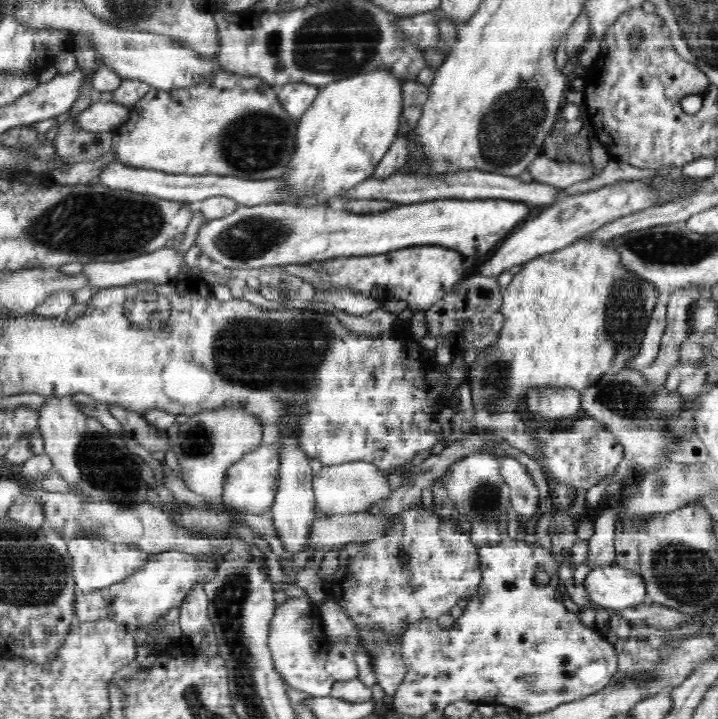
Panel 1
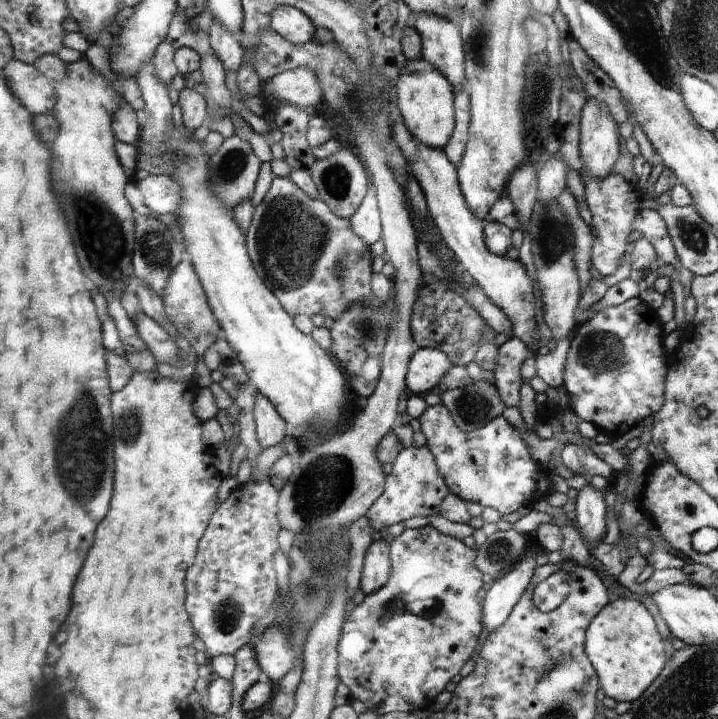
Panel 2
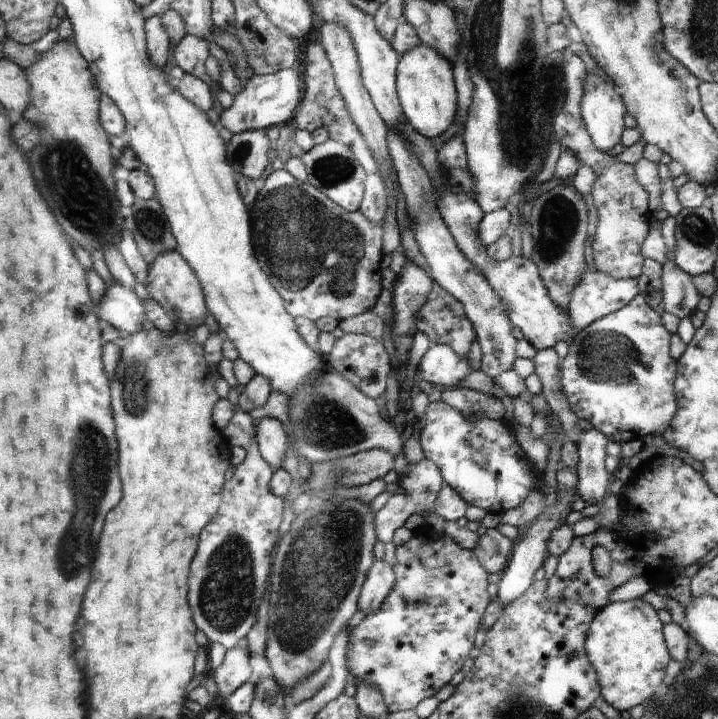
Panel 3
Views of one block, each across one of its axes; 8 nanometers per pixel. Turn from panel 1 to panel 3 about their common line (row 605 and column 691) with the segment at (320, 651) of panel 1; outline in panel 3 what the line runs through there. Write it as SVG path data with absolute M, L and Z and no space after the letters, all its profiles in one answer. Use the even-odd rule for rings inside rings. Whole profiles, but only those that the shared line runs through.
M667 260L662 266L663 305L676 318L692 318L702 295L692 282L692 276Z

